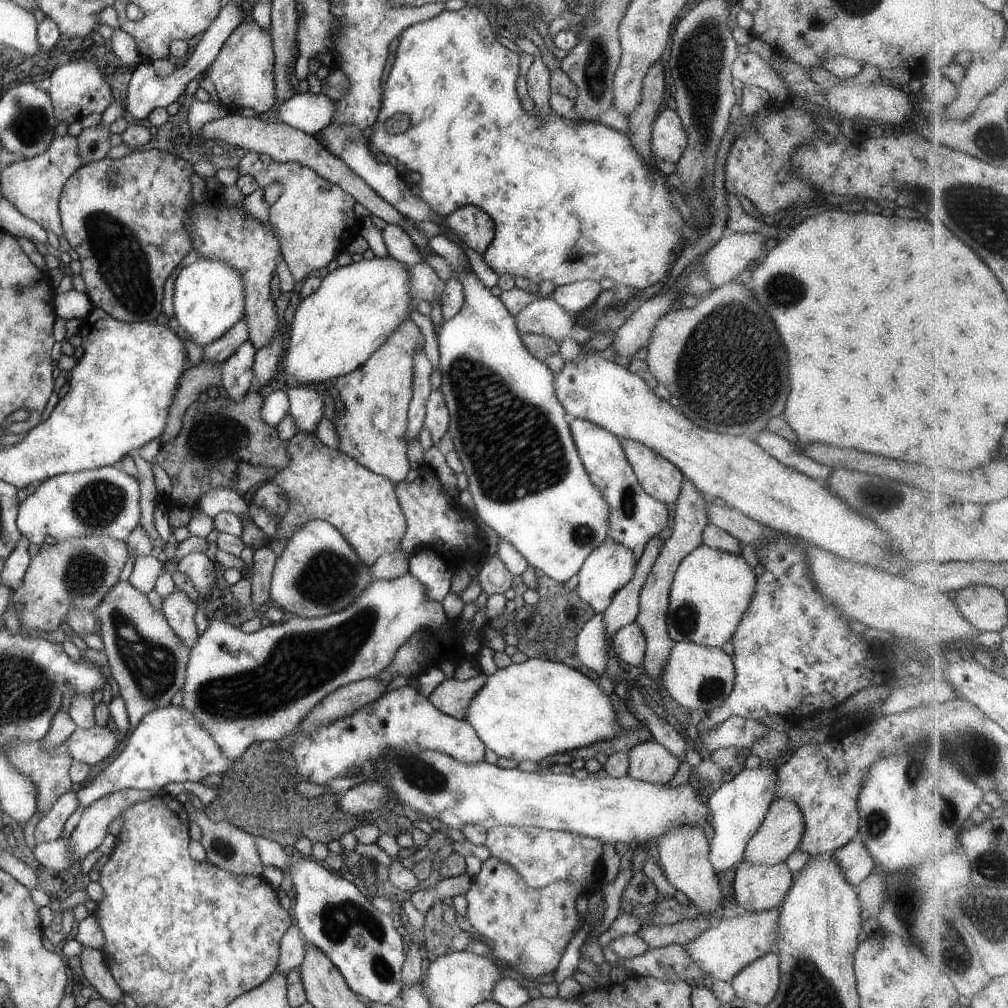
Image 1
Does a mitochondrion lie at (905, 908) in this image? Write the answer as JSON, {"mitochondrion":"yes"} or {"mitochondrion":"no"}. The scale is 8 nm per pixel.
{"mitochondrion":"yes"}

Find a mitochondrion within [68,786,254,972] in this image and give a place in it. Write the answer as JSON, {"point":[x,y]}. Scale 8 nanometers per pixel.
{"point":[222,849]}

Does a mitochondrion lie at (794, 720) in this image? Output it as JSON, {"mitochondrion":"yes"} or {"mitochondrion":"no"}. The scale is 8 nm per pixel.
{"mitochondrion":"no"}

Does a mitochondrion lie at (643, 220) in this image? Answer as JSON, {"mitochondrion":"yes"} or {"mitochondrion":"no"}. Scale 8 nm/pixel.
{"mitochondrion":"no"}

